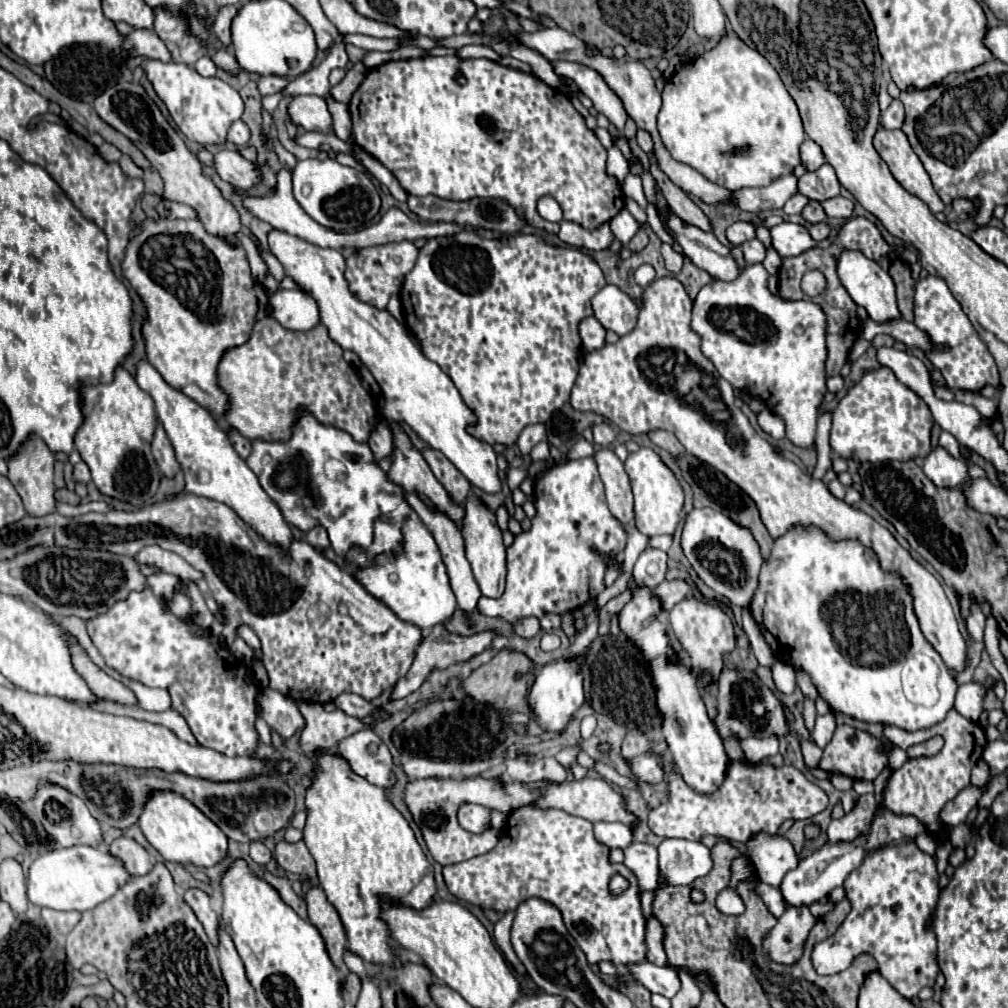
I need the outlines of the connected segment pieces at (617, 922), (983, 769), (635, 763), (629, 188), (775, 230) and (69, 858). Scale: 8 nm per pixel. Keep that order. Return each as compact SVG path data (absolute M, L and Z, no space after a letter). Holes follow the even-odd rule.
M522 805L506 817L498 845L492 851L446 865L442 873L454 897L498 913L514 911L522 897L540 897L552 903L562 913L570 935L586 953L590 965L600 961L612 961L614 965L638 963L646 959L646 919L640 909L638 883L624 863L610 863L608 853L610 849L594 839L590 821L558 809ZM616 873L628 879L628 889L620 895L610 893L608 887Z
M978 761L976 767L972 769L972 783L976 787L986 787L990 781L990 767L986 767L986 763Z
M642 755L642 757L632 759L632 769L634 769L636 777L646 783L658 783L664 779L664 771L662 771L656 755Z
M632 177L632 179L626 179L626 181L624 181L622 191L624 191L624 195L632 197L632 199L642 207L642 209L646 209L648 201L644 195L642 181L640 178Z
M780 223L770 229L772 231L772 247L778 251L778 255L800 255L813 247L829 247L835 239L830 236L822 242L810 239L810 233L804 225L794 225L794 223Z
M68 847L40 855L28 871L28 899L38 907L50 907L58 911L88 911L110 899L122 885L130 881L130 873L122 867L120 859L114 859L108 851L98 847Z

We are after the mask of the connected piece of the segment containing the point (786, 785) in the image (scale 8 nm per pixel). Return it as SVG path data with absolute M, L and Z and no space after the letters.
M732 761L722 787L710 797L692 791L676 773L668 777L668 787L668 803L662 803L650 811L648 825L660 837L682 837L692 841L698 841L708 833L740 843L758 831L776 835L778 827L786 819L810 819L812 815L824 811L828 805L826 793L790 765L776 769L772 765Z

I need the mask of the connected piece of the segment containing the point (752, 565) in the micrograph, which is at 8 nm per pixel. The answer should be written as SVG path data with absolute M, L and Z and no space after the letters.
M710 507L692 509L684 519L680 545L686 559L694 567L696 575L706 583L706 587L714 589L720 597L732 605L738 605L740 609L750 607L758 587L762 555L748 527L738 527L728 515L722 515Z

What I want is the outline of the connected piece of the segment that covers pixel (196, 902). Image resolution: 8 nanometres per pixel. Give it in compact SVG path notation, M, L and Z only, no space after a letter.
M188 889L184 893L184 899L192 907L192 911L196 913L198 921L204 925L210 943L214 947L218 947L218 931L222 929L222 923L220 923L218 915L214 913L214 909L210 905L210 897L204 891L200 891L200 889Z

